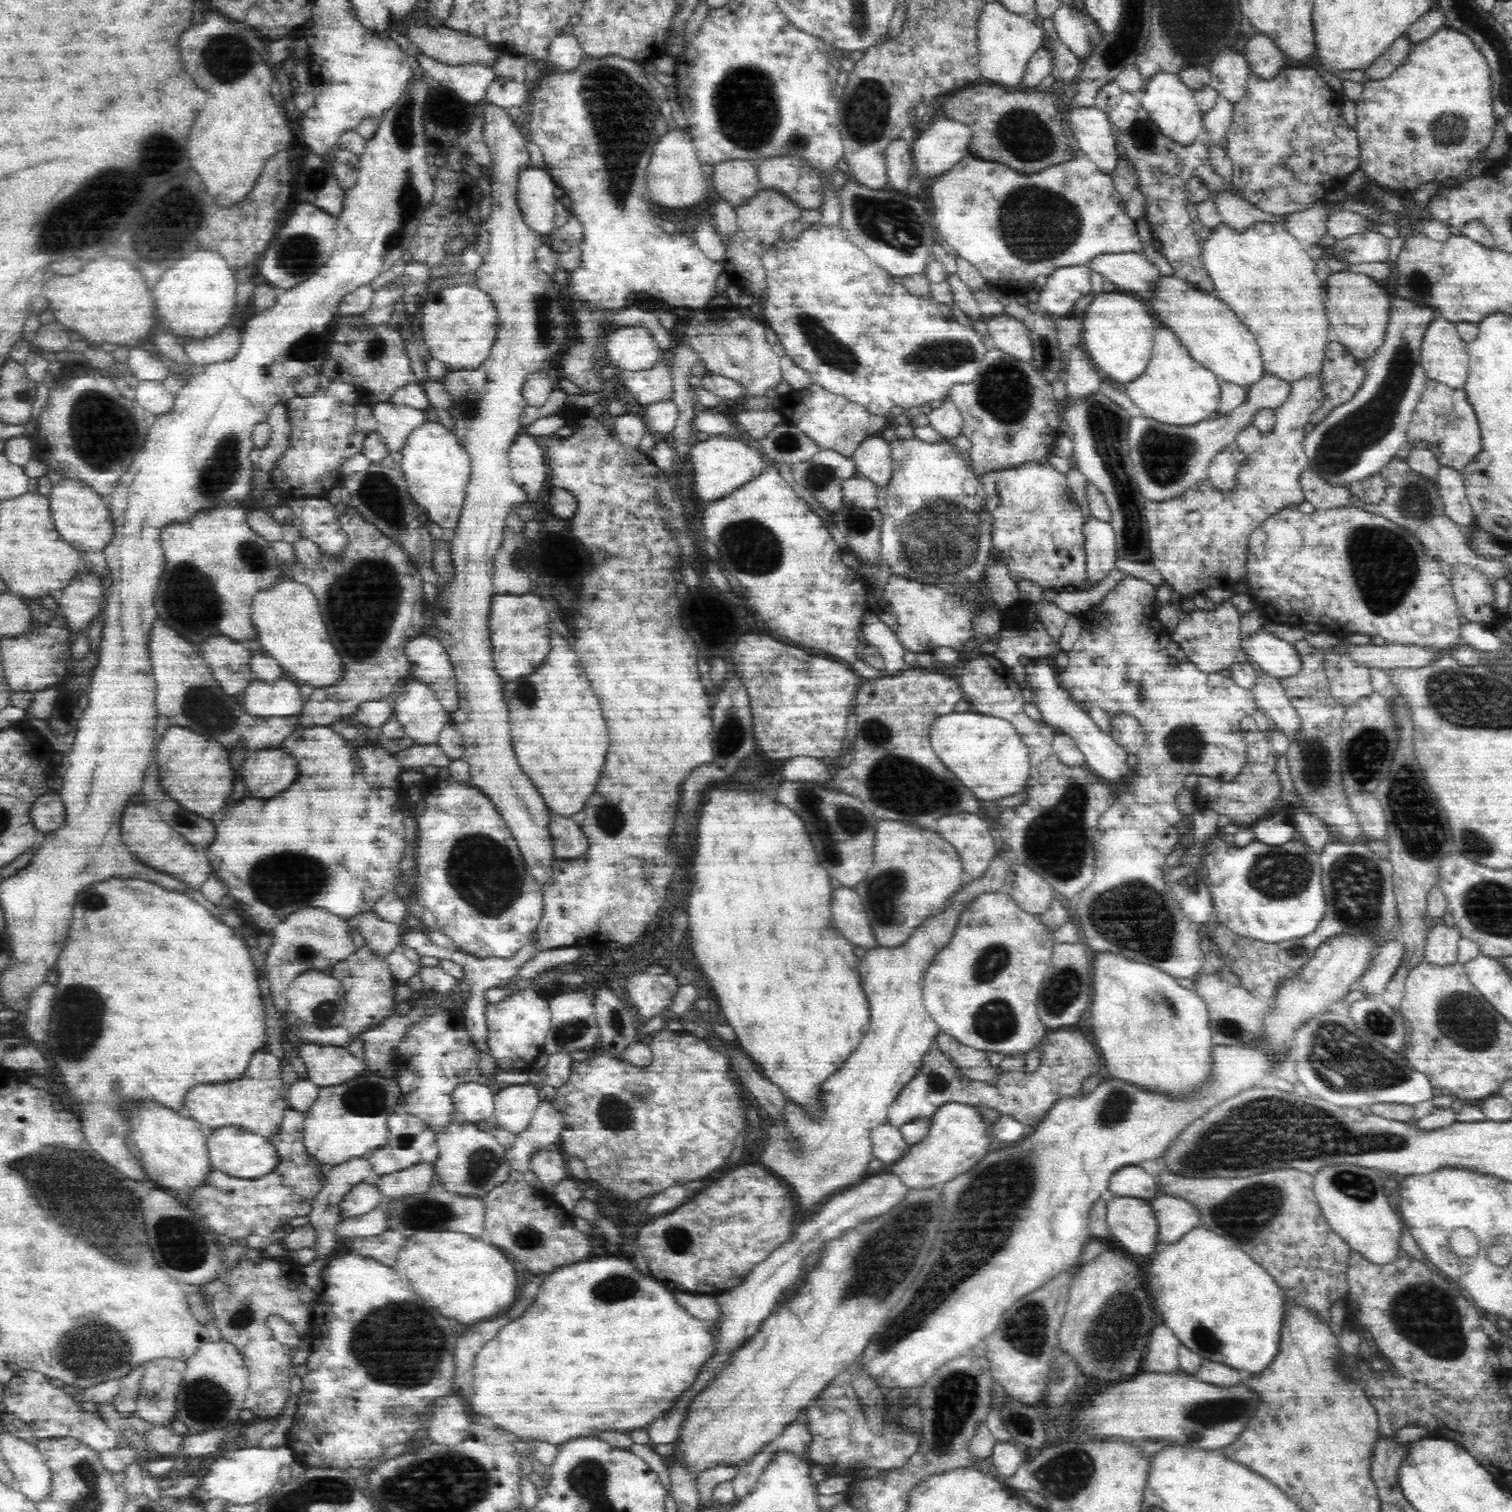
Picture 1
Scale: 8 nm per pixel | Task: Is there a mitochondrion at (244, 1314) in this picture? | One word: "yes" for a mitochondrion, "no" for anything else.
yes

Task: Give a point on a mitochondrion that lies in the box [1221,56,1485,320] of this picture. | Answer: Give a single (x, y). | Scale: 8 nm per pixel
(1446, 128)

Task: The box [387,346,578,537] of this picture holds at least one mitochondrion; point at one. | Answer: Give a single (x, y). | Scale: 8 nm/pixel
(467, 407)

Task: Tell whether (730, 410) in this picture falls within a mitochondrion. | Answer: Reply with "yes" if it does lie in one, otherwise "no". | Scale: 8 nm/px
no

